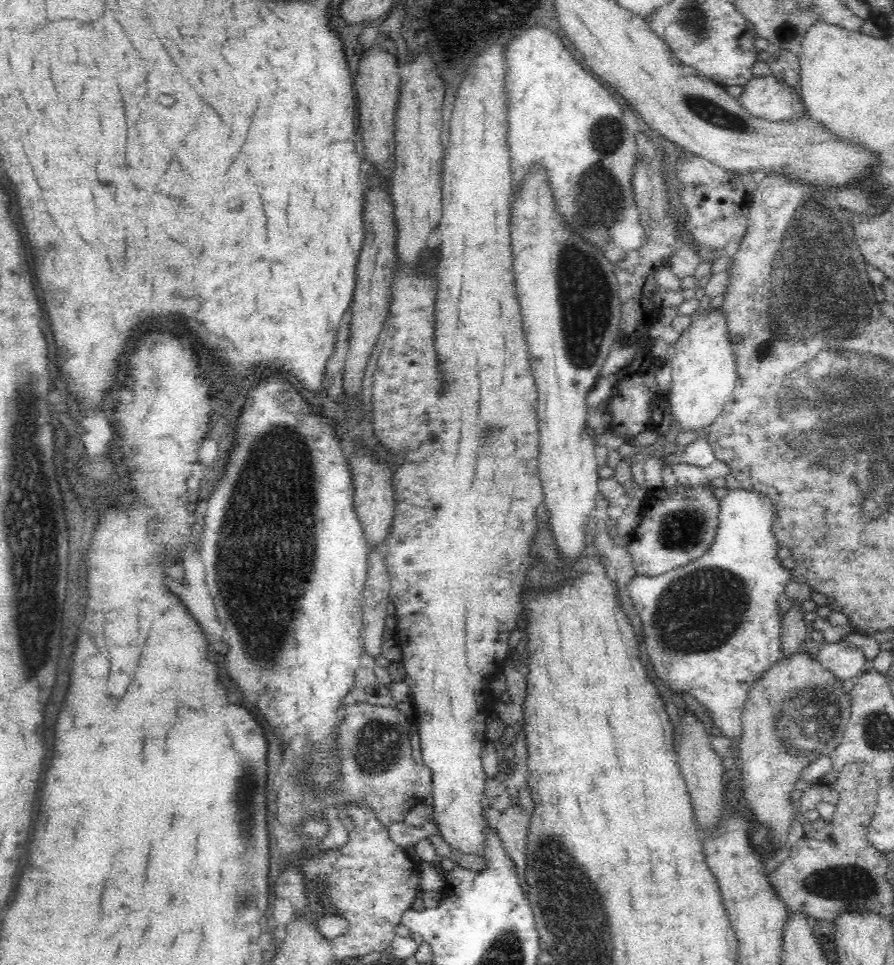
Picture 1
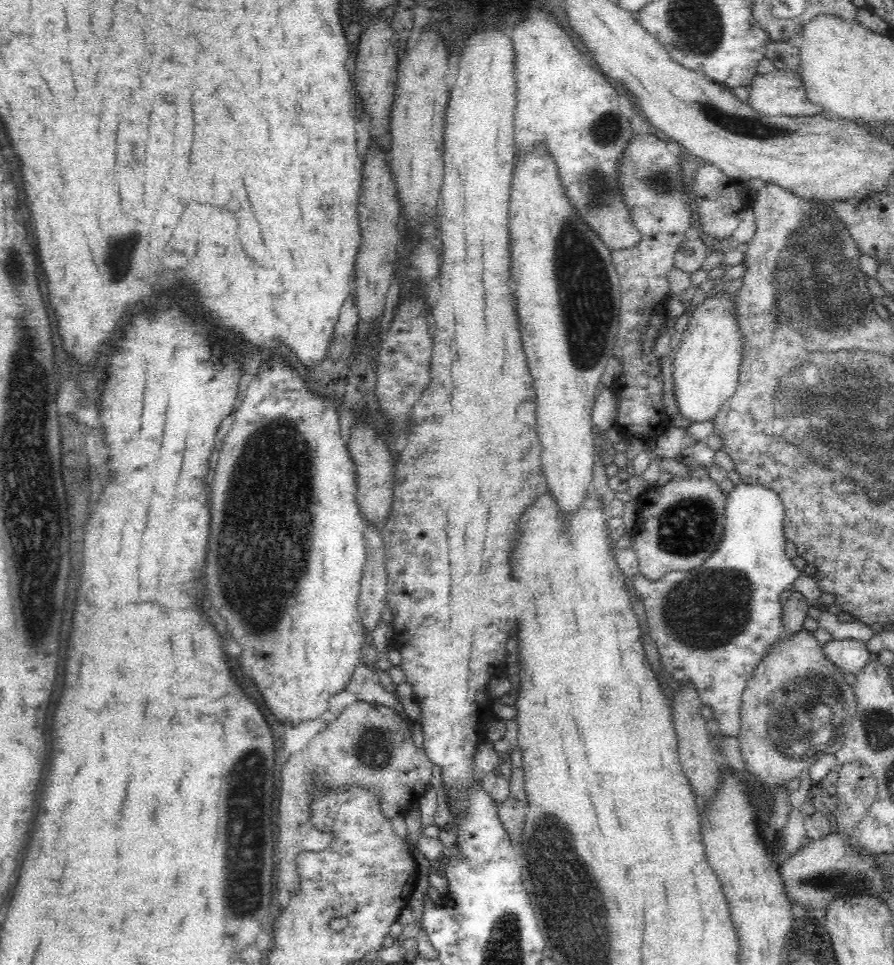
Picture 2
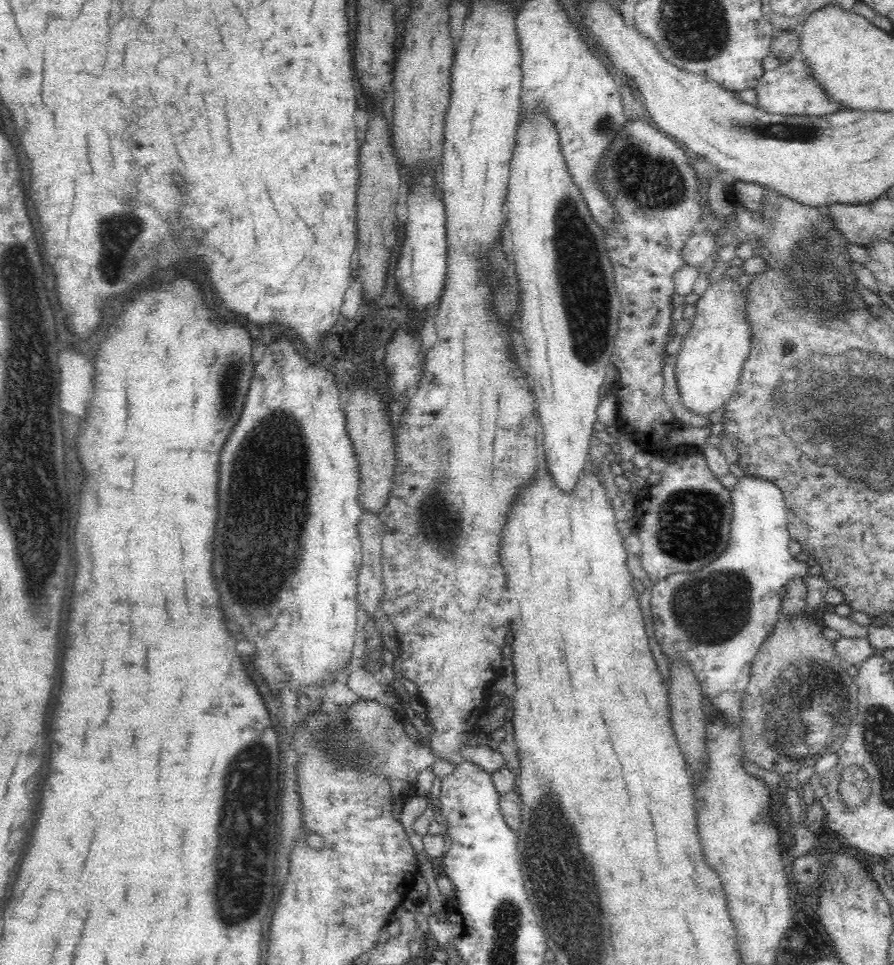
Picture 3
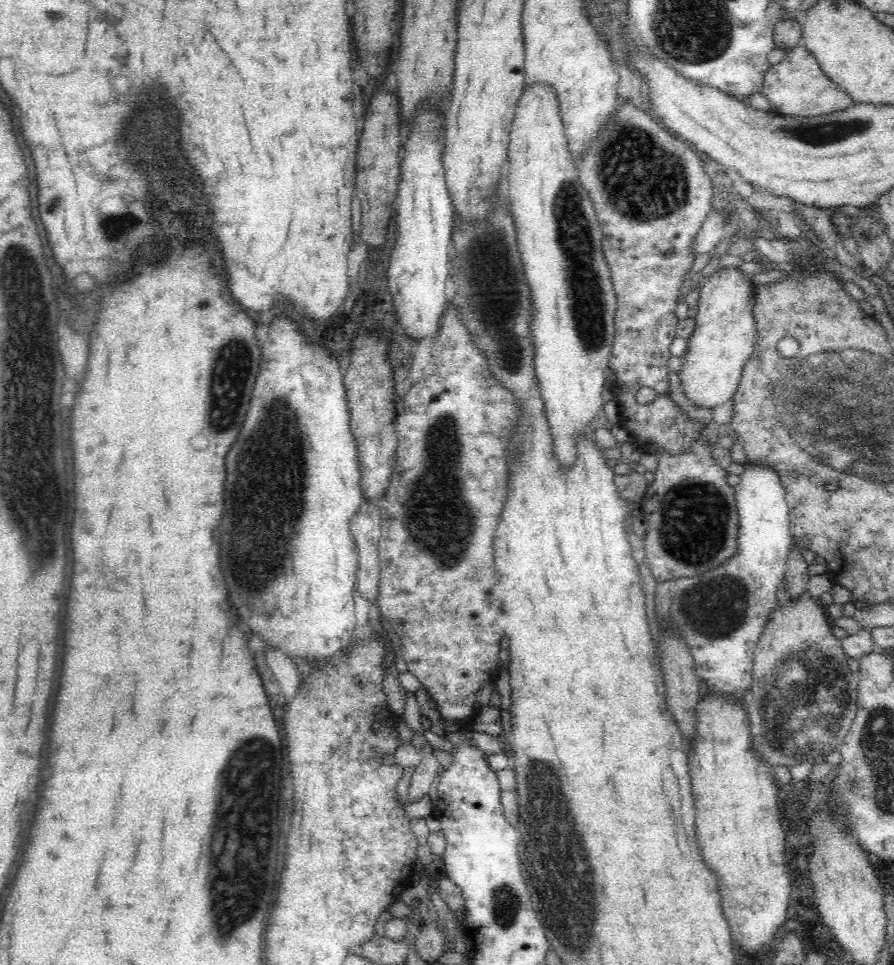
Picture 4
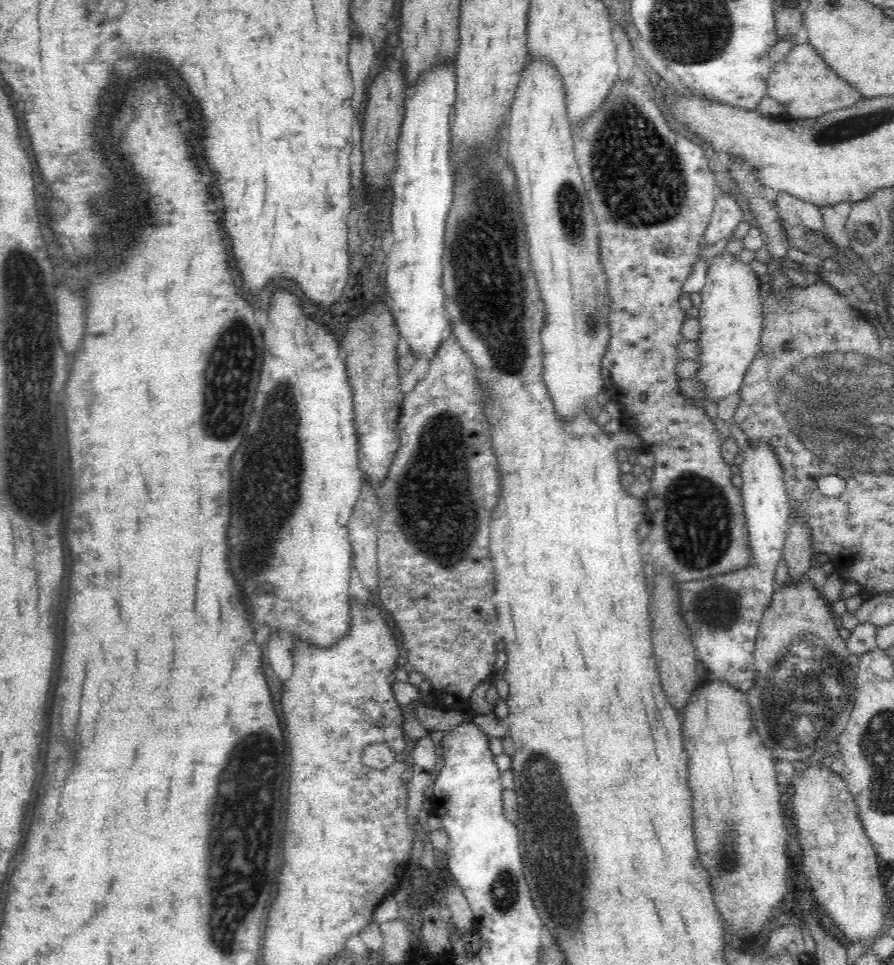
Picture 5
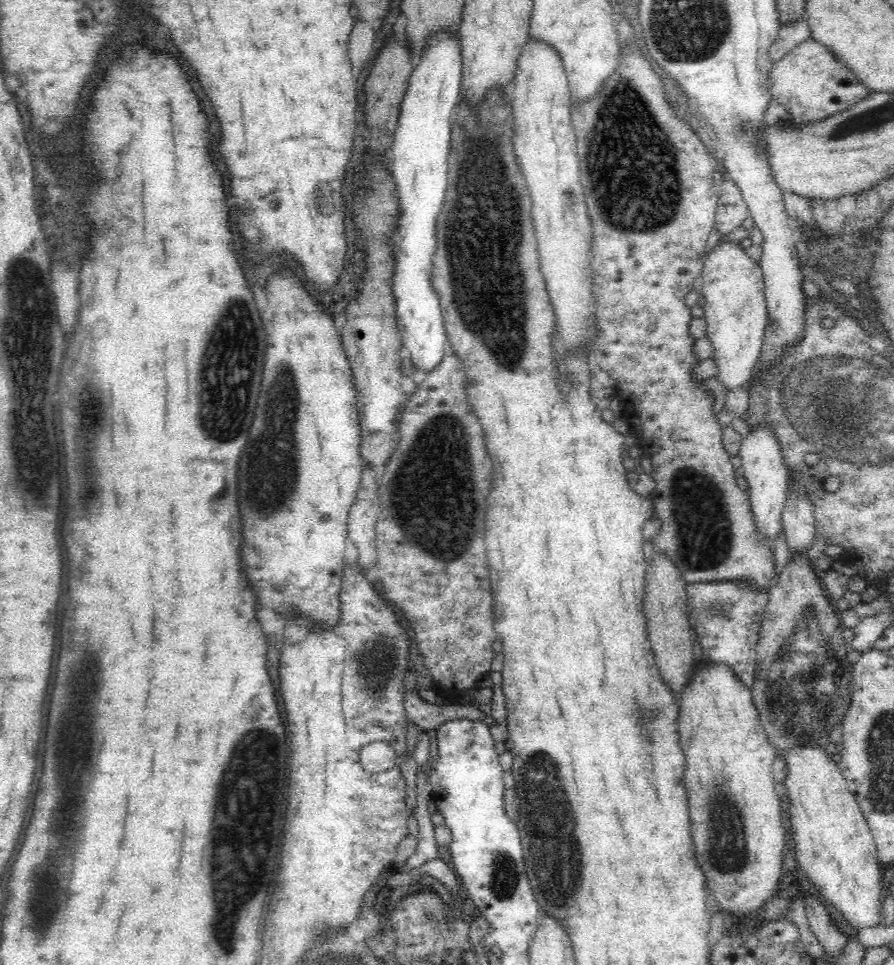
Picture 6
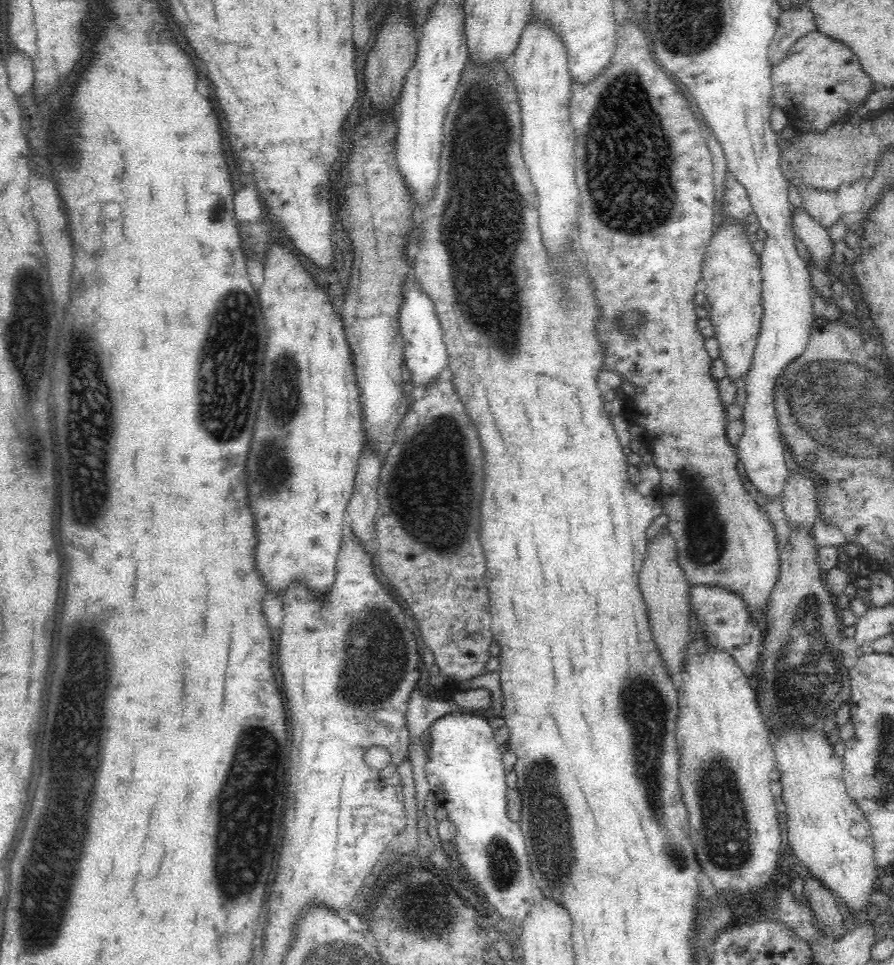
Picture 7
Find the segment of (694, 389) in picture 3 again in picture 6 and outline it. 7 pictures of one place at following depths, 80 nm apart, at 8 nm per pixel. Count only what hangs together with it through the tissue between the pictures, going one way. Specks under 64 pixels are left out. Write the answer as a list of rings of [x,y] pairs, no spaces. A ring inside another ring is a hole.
[[[719,242],[703,261],[699,280],[699,291],[705,300],[702,317],[706,322],[706,337],[713,347],[710,360],[717,365],[714,378],[730,393],[750,382],[764,344],[768,315],[761,266],[746,255],[738,242]]]

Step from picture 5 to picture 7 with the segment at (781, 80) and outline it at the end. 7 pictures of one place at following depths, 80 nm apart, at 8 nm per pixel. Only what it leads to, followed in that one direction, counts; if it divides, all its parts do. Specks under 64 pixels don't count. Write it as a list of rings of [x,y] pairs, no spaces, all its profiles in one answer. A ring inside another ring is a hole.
[[[816,30],[800,37],[788,54],[771,68],[771,83],[773,101],[785,110],[796,132],[822,132],[856,103],[864,101],[875,88],[854,52]]]

